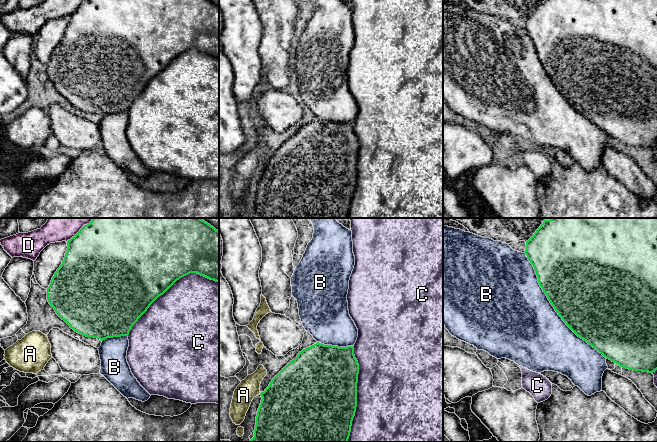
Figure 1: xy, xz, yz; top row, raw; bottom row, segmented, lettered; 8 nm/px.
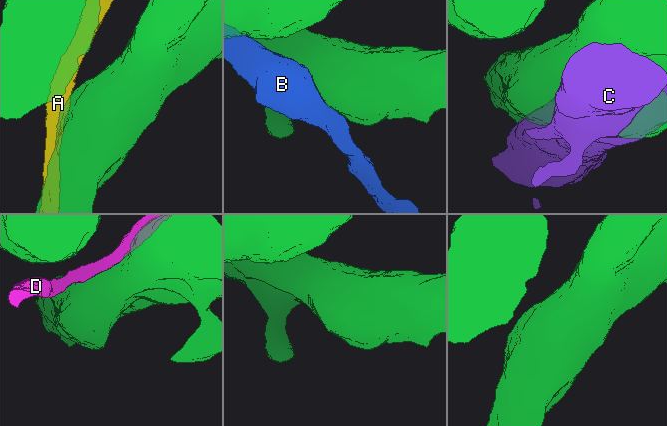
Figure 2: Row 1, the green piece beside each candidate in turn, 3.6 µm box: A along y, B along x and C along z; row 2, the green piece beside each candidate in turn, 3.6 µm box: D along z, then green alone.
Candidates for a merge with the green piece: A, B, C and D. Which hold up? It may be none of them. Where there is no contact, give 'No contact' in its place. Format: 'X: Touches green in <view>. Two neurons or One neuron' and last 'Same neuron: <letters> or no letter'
A: Touches green in xz. Two neurons
B: Touches green in yz. One neuron
C: Touches green in xy. Two neurons
D: Touches green in xy. Two neurons
Same neuron: B

